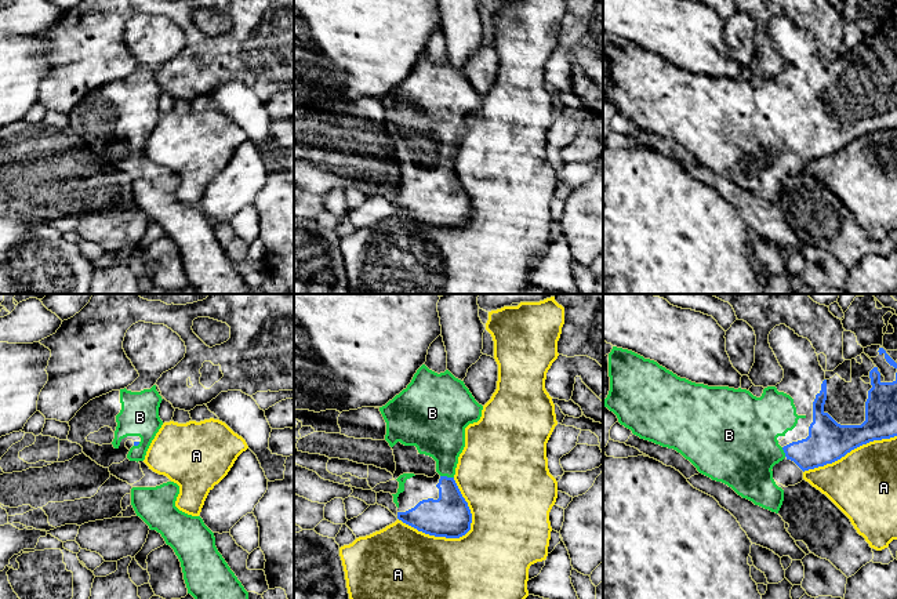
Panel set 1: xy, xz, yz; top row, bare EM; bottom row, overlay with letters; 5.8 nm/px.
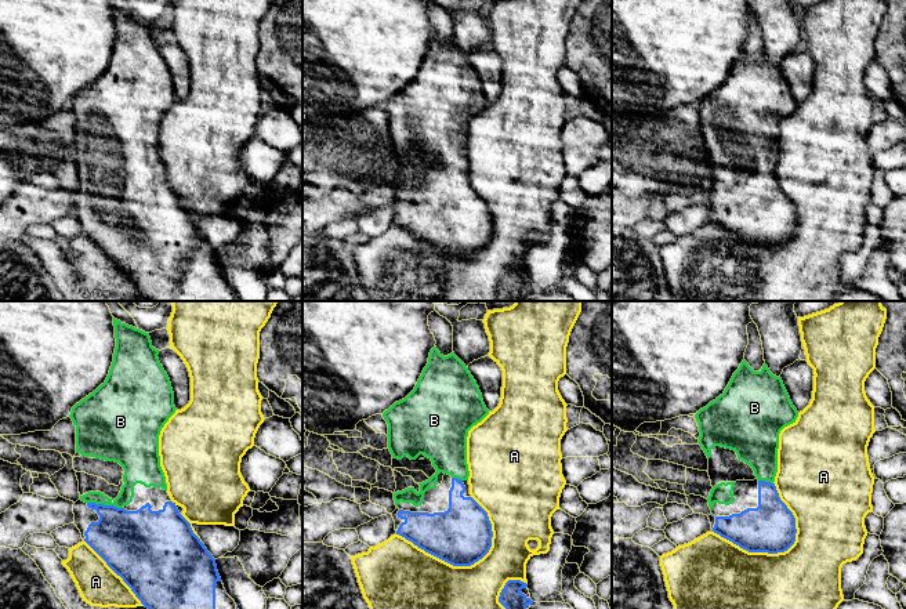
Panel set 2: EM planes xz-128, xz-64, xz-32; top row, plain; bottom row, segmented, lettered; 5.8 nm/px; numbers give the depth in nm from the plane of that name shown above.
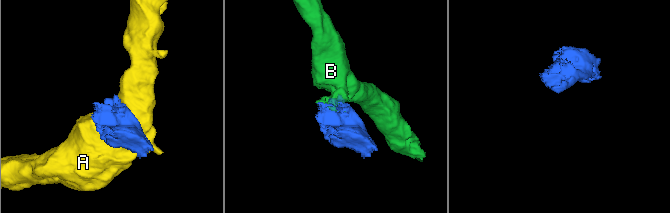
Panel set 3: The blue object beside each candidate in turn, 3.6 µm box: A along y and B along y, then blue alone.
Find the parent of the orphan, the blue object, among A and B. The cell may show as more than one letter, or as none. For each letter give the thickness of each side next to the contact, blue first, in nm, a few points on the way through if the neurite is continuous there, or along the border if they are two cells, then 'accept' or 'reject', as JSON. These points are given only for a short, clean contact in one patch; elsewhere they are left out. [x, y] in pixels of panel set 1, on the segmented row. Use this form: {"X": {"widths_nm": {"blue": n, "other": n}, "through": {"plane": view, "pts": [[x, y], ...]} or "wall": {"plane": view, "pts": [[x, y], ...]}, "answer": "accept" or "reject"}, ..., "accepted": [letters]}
{"A": {"widths_nm": {"blue": 240, "other": 400}, "answer": "reject"}, "B": {"widths_nm": {"blue": 240, "other": 280}, "answer": "accept"}, "accepted": ["B"]}

